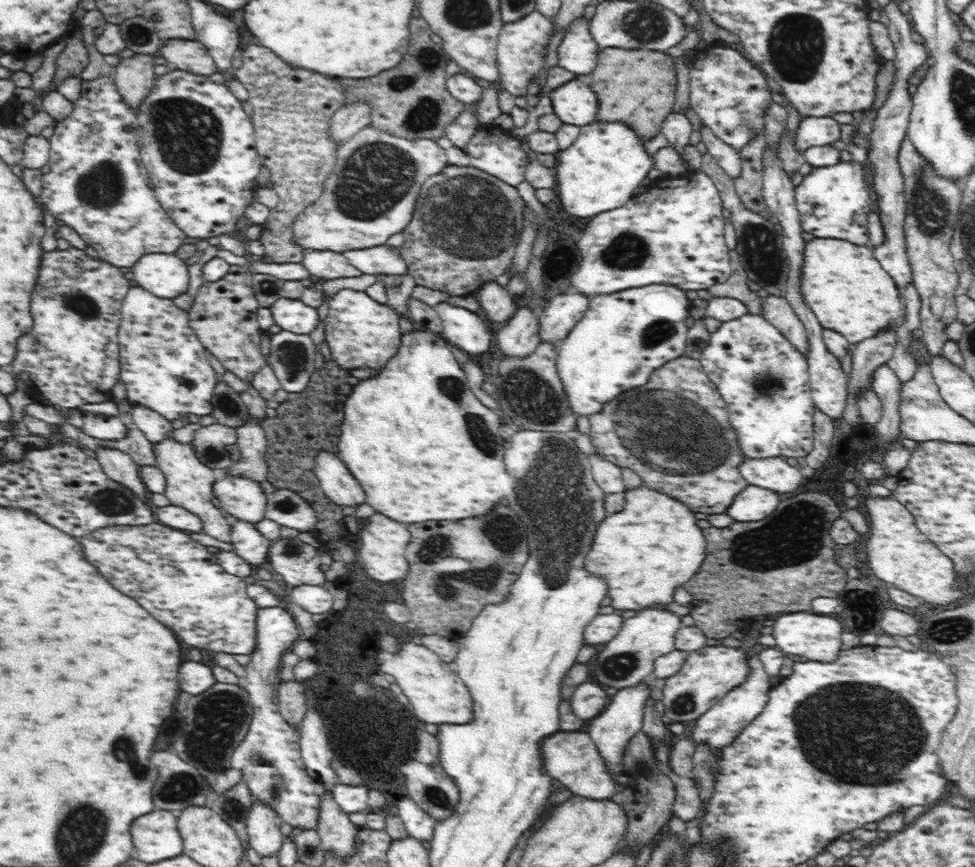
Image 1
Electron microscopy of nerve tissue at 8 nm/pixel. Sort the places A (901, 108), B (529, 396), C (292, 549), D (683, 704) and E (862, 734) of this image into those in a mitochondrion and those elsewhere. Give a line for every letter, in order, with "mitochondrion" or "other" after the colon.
A: other
B: mitochondrion
C: mitochondrion
D: mitochondrion
E: mitochondrion

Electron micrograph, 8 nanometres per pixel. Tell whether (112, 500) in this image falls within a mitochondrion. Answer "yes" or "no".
yes

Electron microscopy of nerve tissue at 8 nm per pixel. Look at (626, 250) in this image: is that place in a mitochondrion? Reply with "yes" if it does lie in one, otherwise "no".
yes

